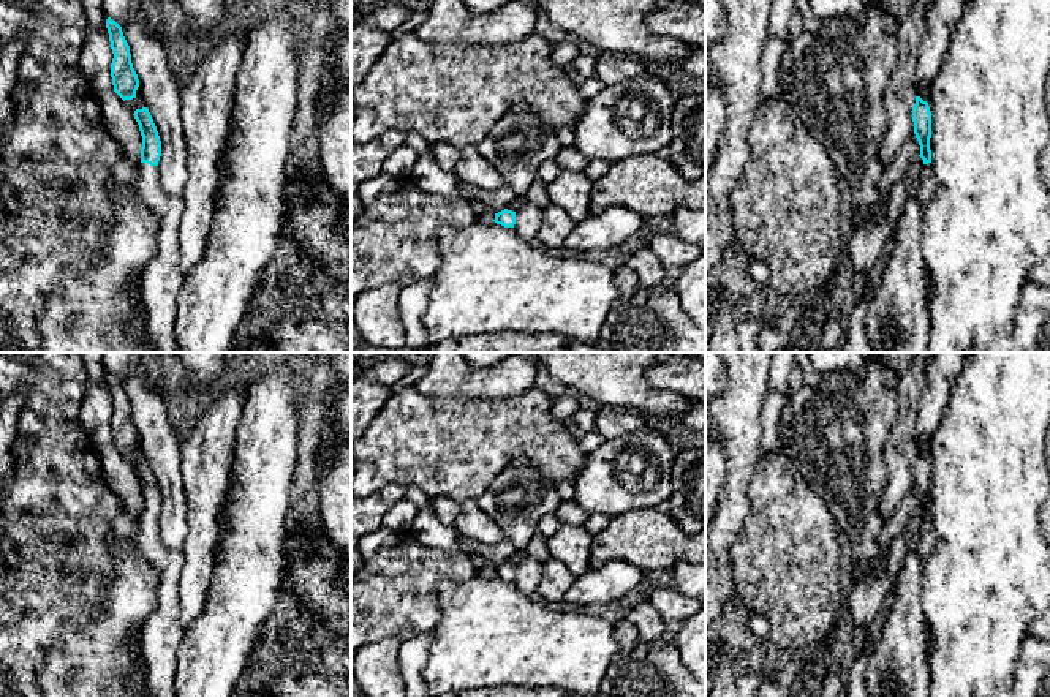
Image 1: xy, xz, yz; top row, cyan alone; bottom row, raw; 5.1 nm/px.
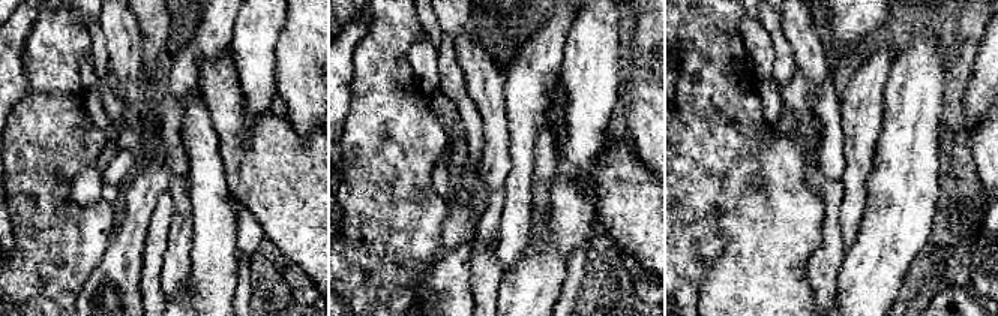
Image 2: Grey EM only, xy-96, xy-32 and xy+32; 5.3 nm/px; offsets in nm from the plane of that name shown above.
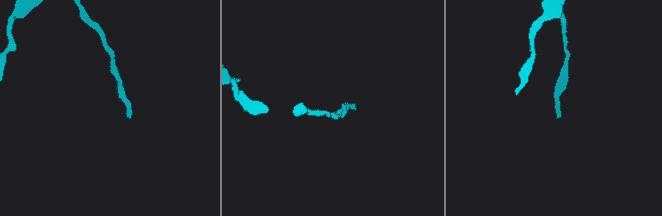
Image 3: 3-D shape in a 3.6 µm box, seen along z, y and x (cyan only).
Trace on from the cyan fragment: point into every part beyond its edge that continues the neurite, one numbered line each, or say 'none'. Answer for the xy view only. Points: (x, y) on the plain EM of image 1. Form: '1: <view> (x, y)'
1: xy (162, 634)

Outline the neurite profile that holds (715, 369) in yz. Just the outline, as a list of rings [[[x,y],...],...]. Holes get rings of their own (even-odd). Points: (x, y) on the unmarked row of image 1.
[[[705,352],[705,400],[723,394],[727,384],[727,367],[721,352]]]

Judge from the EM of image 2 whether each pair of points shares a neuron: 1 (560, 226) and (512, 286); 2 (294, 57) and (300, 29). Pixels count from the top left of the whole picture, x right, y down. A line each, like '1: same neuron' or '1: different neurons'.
1: same neuron
2: same neuron

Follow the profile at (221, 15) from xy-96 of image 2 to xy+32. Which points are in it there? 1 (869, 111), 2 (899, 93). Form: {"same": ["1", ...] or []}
{"same": ["1"]}

